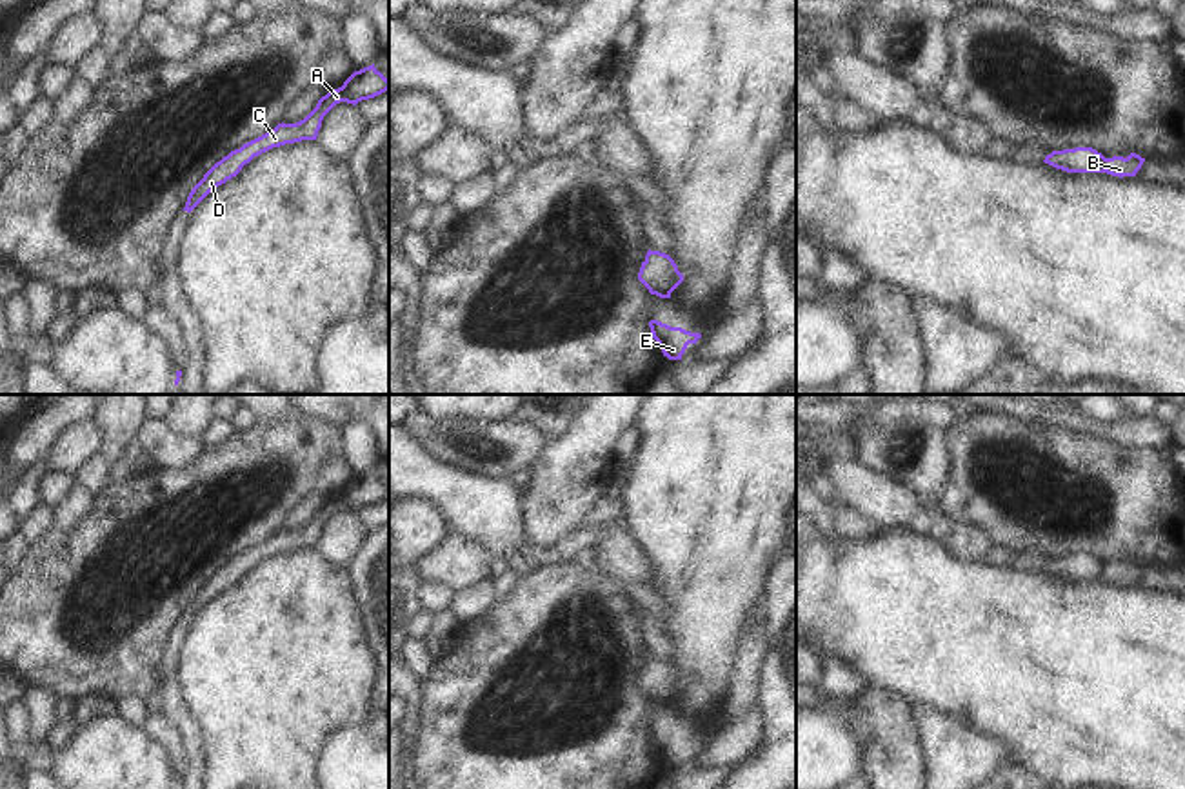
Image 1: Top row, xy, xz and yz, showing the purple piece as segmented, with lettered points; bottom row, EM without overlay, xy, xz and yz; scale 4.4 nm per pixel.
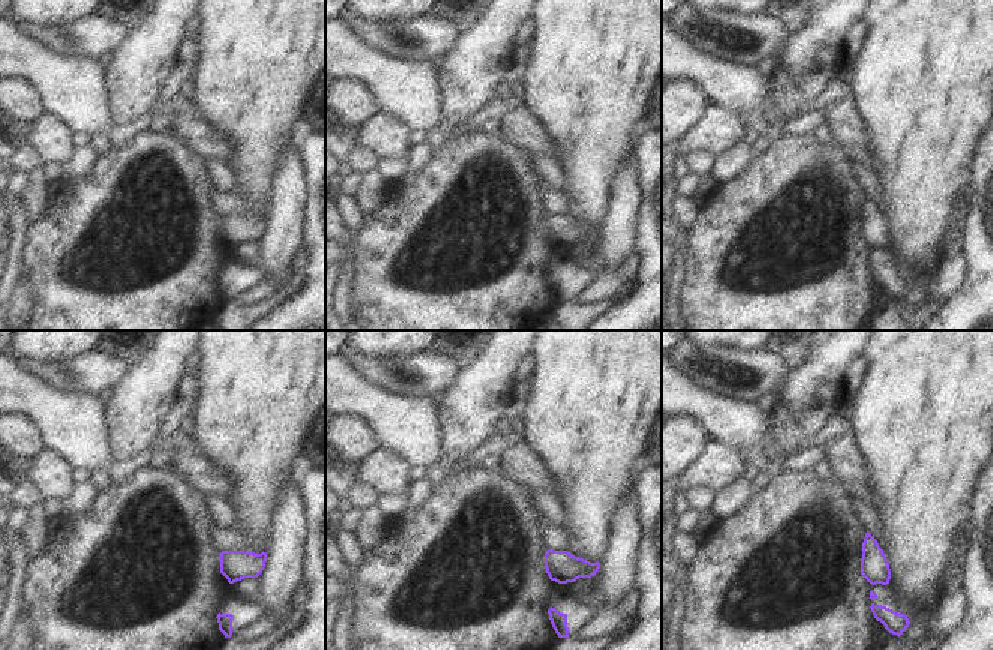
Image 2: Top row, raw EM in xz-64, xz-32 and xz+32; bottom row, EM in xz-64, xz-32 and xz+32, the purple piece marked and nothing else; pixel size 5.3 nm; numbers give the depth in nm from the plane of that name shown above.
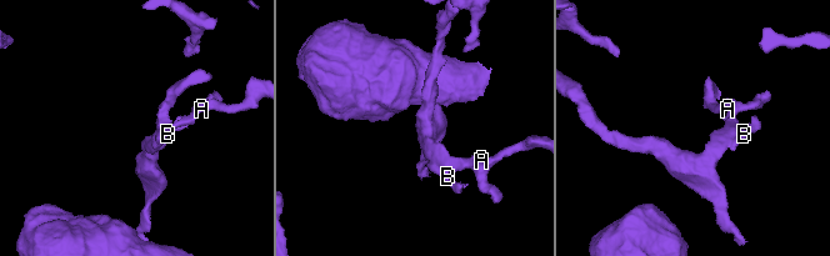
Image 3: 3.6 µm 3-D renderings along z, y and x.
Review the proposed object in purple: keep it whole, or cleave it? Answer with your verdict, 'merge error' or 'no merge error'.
no merge error

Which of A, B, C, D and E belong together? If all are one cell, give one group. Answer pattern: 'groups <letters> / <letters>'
groups A B C D E

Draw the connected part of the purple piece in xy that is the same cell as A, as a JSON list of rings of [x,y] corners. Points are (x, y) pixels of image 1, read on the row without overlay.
[[[373,473],[354,478],[342,494],[322,504],[316,514],[296,531],[278,531],[269,540],[244,551],[216,569],[193,594],[184,618],[191,620],[211,598],[236,584],[254,564],[285,551],[316,547],[324,524],[340,509],[356,513],[389,496],[389,487]]]

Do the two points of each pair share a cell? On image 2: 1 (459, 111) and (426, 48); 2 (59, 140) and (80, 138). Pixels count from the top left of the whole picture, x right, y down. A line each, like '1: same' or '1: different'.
1: different
2: different

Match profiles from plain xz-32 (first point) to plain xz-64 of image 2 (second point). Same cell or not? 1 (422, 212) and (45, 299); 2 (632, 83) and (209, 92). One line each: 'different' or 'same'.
1: same
2: same

